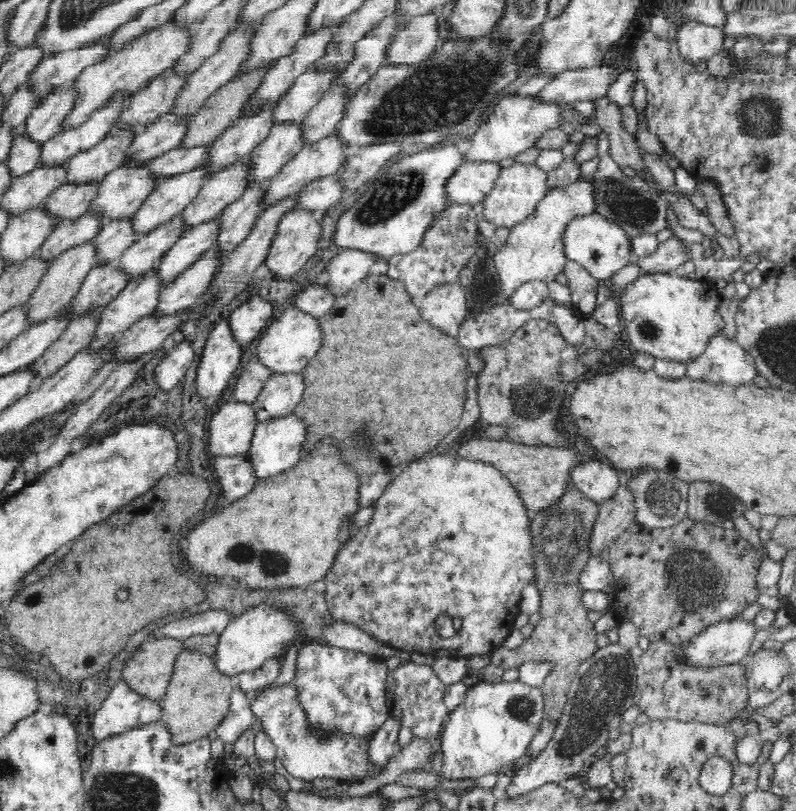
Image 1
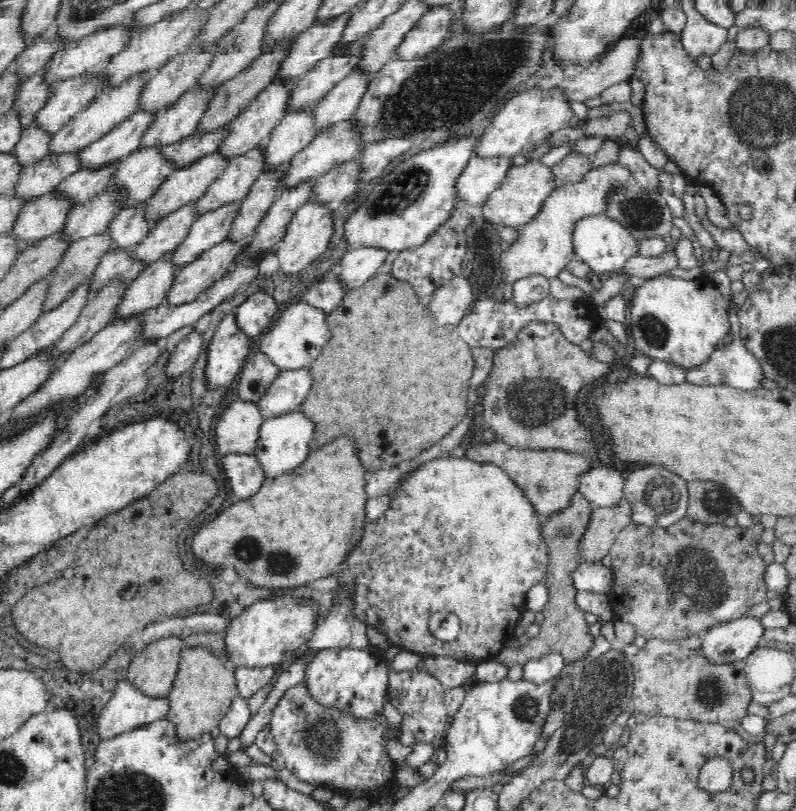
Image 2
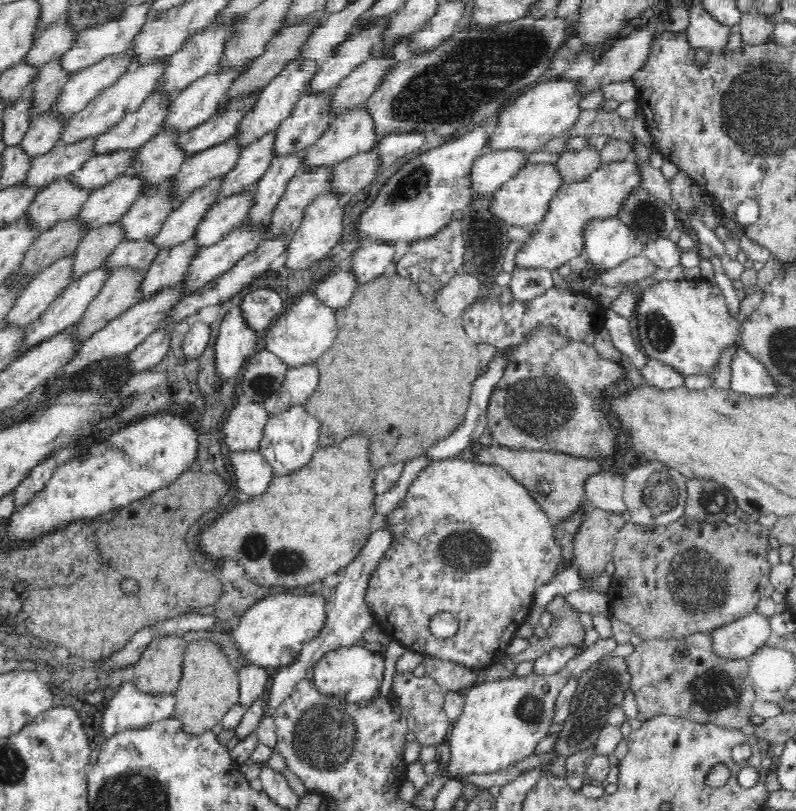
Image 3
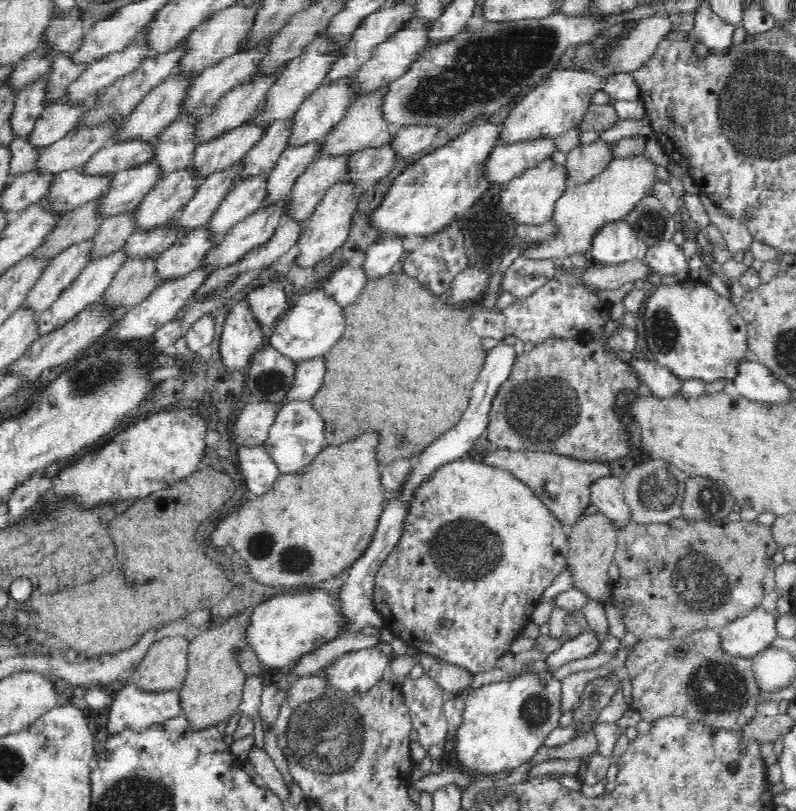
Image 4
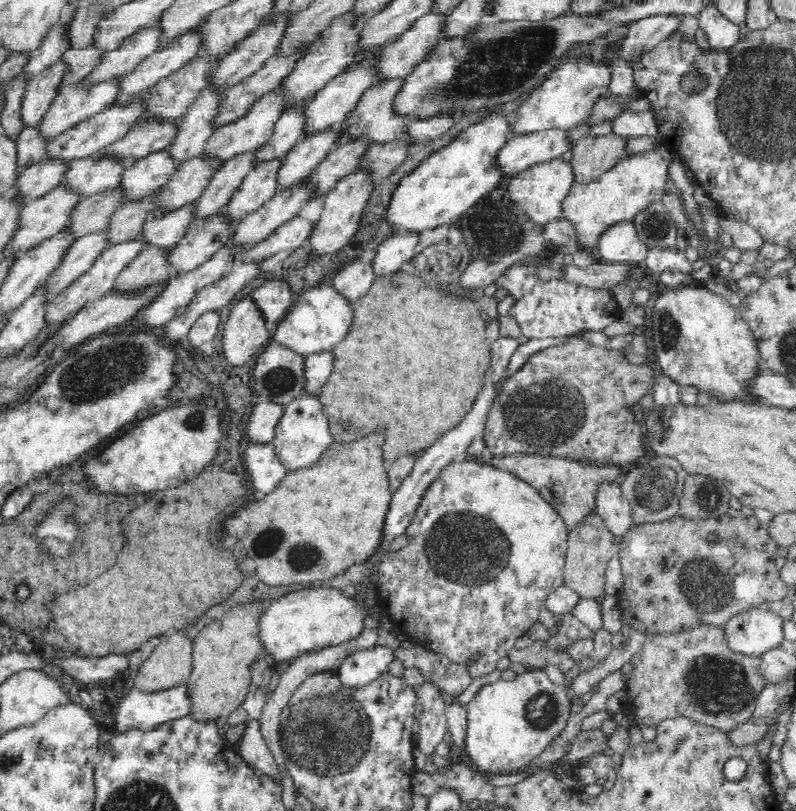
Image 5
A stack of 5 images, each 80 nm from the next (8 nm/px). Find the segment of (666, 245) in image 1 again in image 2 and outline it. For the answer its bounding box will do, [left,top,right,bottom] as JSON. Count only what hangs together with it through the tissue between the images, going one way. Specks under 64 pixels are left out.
[615,247,678,283]

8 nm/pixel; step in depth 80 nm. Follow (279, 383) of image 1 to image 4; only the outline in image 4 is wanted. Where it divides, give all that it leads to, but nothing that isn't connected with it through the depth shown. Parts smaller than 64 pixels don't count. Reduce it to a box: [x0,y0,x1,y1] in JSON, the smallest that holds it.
[281,355,326,404]

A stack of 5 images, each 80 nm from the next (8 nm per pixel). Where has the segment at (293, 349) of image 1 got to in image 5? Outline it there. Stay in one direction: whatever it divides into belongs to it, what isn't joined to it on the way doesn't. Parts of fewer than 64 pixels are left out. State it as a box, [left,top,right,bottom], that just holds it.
[272,284,355,356]

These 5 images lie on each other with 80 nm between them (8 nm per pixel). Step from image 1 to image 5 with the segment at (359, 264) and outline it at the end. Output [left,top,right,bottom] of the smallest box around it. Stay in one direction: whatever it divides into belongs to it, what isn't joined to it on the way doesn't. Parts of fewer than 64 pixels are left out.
[374,231,420,277]

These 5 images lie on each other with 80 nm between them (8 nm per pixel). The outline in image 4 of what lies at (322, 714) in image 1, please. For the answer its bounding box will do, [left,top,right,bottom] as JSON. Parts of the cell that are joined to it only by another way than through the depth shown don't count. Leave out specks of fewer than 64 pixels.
[322,647,390,693]

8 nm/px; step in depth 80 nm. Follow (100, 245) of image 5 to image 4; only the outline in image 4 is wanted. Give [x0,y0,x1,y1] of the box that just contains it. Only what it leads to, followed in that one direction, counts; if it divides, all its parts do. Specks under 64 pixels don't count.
[22,239,96,313]

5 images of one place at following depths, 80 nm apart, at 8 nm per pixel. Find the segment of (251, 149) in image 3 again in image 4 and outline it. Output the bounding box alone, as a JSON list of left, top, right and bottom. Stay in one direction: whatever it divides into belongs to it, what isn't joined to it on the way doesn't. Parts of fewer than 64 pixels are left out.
[242,117,294,178]

